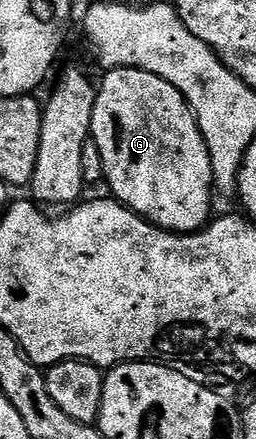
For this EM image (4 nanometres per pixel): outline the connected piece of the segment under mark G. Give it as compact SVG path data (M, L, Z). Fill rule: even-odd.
M111 68L105 75L102 84L100 80L96 88L90 135L100 150L100 158L104 158L104 184L105 187L110 187L109 195L119 204L132 209L133 212L138 213L145 220L149 220L157 228L164 228L167 232L185 234L205 228L212 216L212 213L210 213L210 192L215 191L212 158L208 158L208 146L200 134L200 126L196 122L194 112L187 104L186 99L180 94L180 90L176 90L176 86L164 82L164 78L160 78L156 74L148 74L139 68Z

